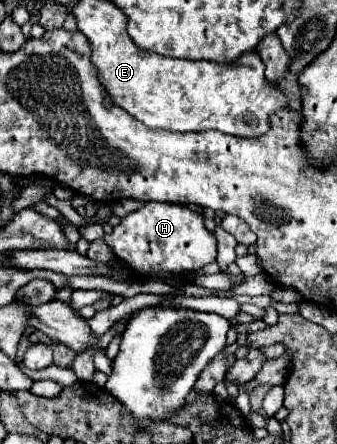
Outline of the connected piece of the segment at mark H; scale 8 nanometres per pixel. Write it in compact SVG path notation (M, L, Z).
M148 202L144 208L122 218L112 234L104 236L104 242L114 250L116 258L130 266L130 270L144 276L158 276L164 272L196 272L216 260L214 234L206 230L198 212L192 212L180 204Z

